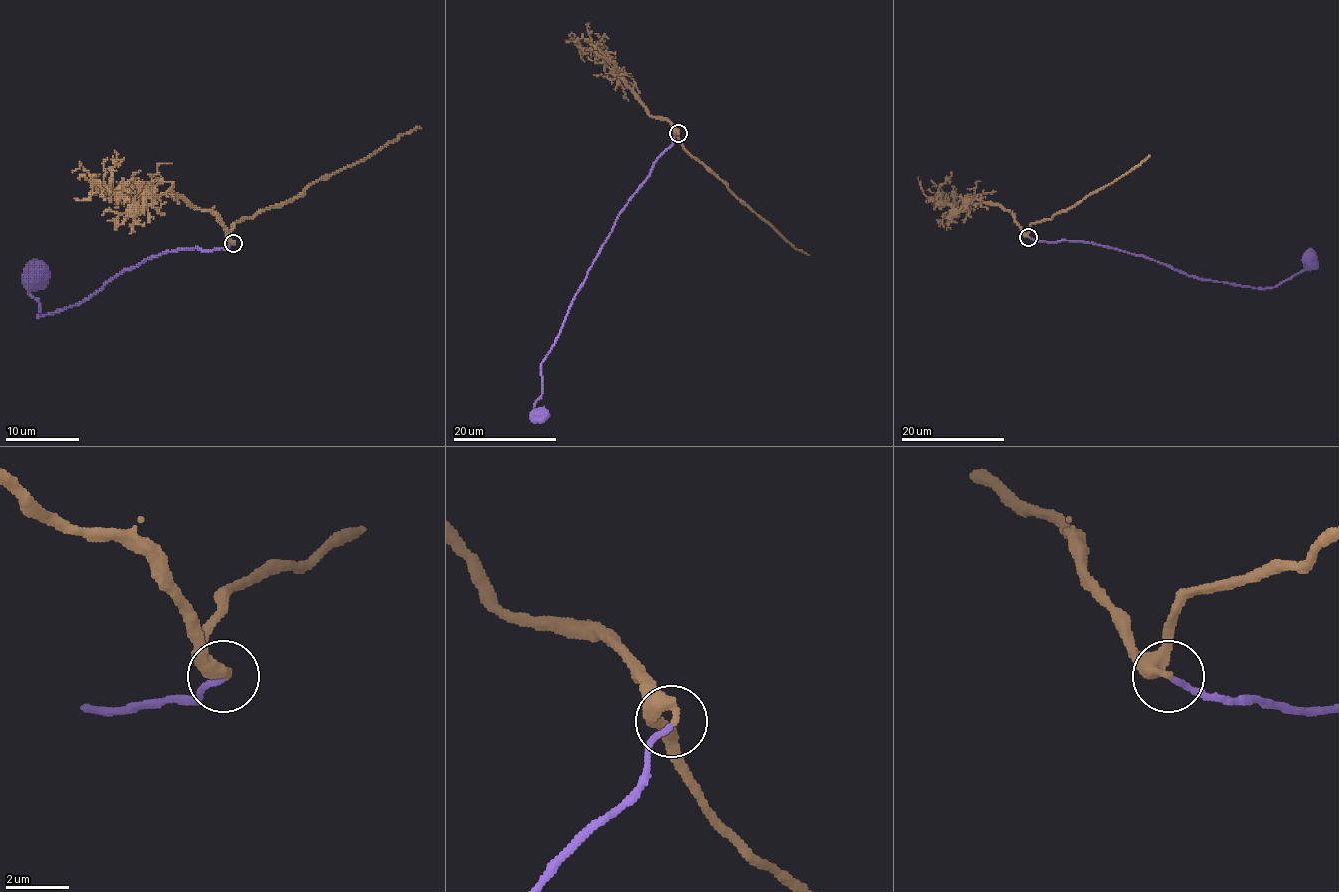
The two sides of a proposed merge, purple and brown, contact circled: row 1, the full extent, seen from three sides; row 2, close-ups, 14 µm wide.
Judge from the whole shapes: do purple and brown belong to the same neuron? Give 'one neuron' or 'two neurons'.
one neuron

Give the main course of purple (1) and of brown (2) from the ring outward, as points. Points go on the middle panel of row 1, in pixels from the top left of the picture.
1: (677, 134), (620, 213), (572, 301), (557, 340), (541, 363), (541, 396), (534, 409), (539, 412)
2: (677, 133), (675, 133), (680, 143), (690, 154), (795, 248), (809, 255)

